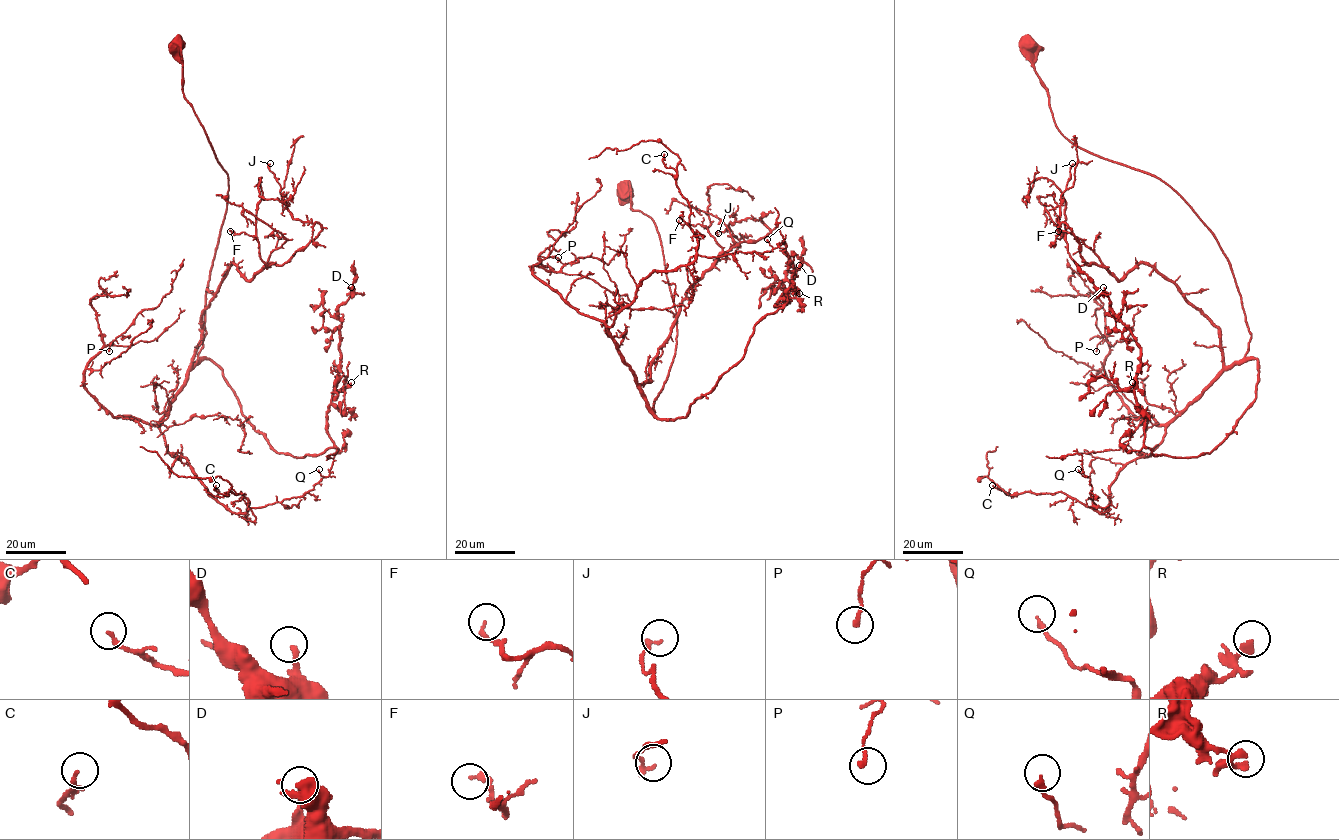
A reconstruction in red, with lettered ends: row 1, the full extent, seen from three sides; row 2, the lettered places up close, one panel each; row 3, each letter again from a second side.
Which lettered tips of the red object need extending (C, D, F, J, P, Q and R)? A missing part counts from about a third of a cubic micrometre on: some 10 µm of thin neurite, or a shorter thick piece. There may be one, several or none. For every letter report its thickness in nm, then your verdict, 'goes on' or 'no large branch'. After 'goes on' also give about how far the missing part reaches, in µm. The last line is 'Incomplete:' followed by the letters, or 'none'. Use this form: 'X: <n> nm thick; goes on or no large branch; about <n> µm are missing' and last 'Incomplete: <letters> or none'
C: 190 nm thick; no large branch
D: 240 nm thick; no large branch
F: 180 nm thick; no large branch
J: 180 nm thick; no large branch
P: 190 nm thick; no large branch
Q: 200 nm thick; no large branch
R: 200 nm thick; no large branch
Incomplete: none

